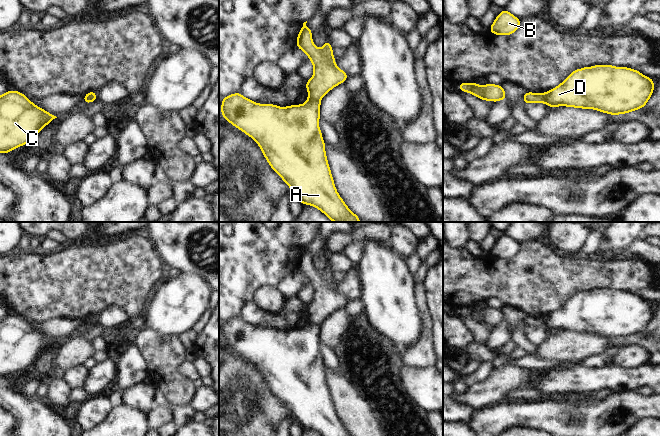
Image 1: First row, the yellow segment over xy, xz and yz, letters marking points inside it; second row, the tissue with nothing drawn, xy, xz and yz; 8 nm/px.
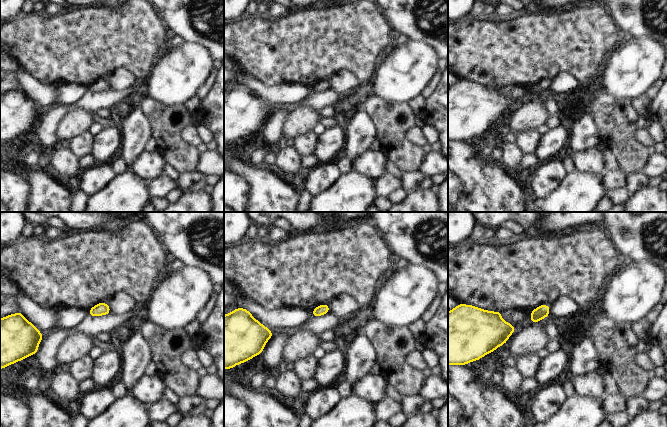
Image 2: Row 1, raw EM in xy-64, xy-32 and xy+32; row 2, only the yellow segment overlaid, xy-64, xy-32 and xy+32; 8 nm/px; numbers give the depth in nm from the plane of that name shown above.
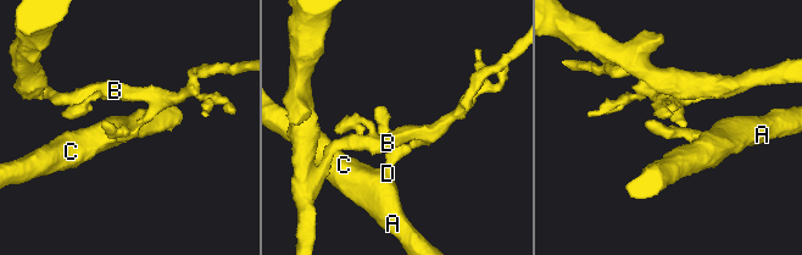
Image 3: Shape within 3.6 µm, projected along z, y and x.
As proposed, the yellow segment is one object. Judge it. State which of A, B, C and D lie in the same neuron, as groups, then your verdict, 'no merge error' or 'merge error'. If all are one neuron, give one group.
groups A C D / B; merge error

